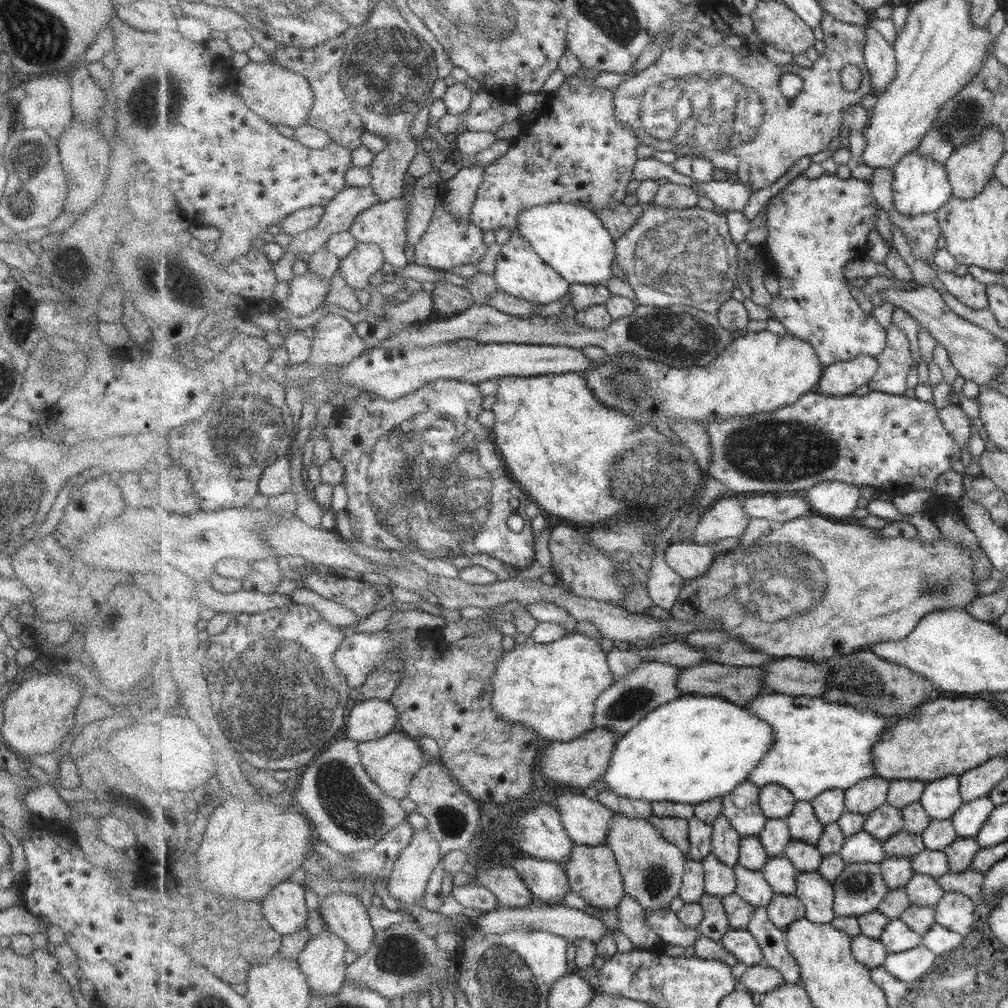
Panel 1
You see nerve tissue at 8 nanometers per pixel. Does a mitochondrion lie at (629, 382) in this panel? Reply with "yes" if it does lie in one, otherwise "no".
yes

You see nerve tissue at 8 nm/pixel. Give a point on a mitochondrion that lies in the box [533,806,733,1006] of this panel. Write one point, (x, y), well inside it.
(657, 879)

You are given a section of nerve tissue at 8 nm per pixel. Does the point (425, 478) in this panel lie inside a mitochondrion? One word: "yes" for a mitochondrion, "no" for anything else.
yes

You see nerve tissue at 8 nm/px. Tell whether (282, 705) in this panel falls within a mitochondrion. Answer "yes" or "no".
yes

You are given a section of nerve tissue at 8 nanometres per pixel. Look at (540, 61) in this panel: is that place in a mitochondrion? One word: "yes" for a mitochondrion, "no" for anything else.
no

